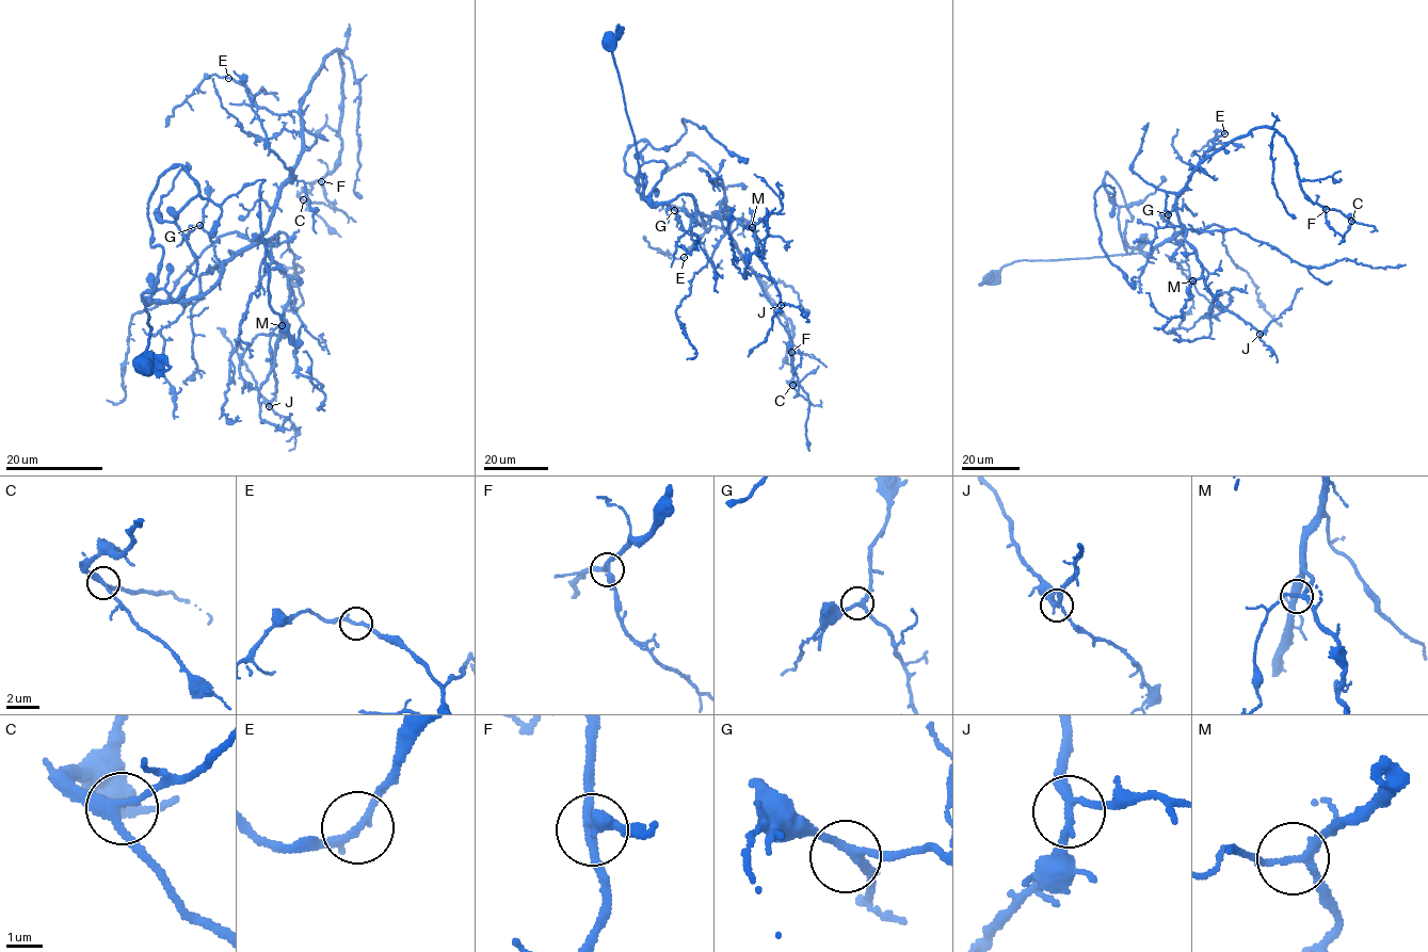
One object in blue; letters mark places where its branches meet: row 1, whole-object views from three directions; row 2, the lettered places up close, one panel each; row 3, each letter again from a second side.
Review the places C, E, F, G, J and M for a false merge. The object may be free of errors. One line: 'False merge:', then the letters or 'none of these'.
False merge: none of these

